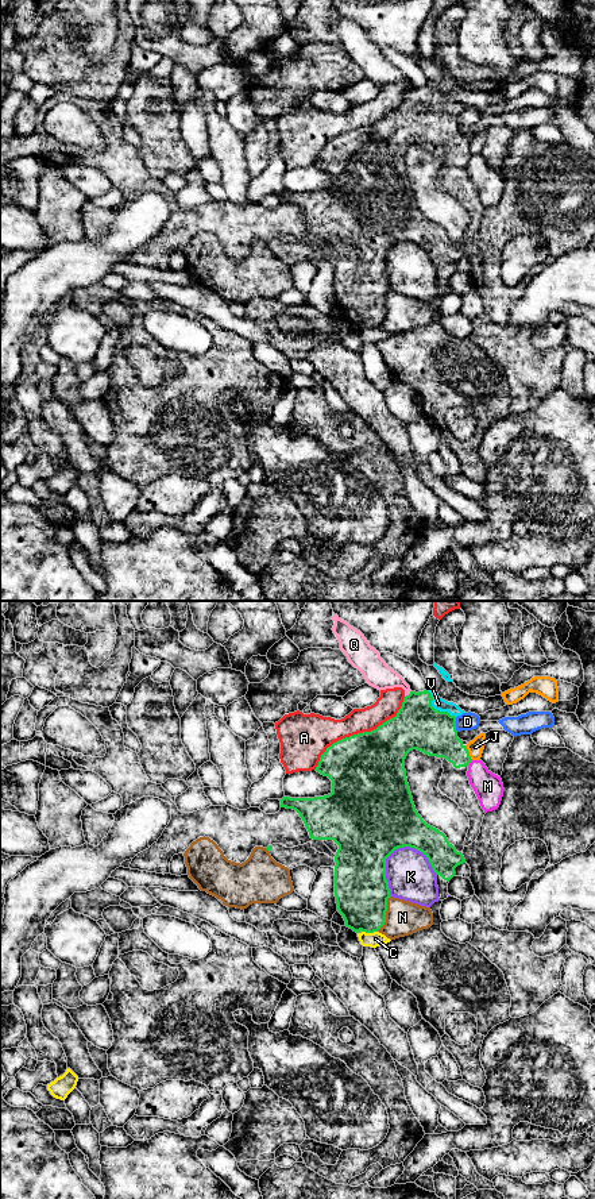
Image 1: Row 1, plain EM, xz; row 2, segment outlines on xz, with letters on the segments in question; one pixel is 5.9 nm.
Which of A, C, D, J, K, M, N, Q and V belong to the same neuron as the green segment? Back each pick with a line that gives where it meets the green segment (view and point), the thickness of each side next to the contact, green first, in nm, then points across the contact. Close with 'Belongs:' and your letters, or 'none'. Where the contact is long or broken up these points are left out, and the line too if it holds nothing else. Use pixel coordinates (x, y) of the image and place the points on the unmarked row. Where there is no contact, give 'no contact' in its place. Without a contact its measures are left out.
V: xz (435, 104) | 280/80 nm | across xz (417, 120), (435, 104), (439, 99)
Belongs: V

